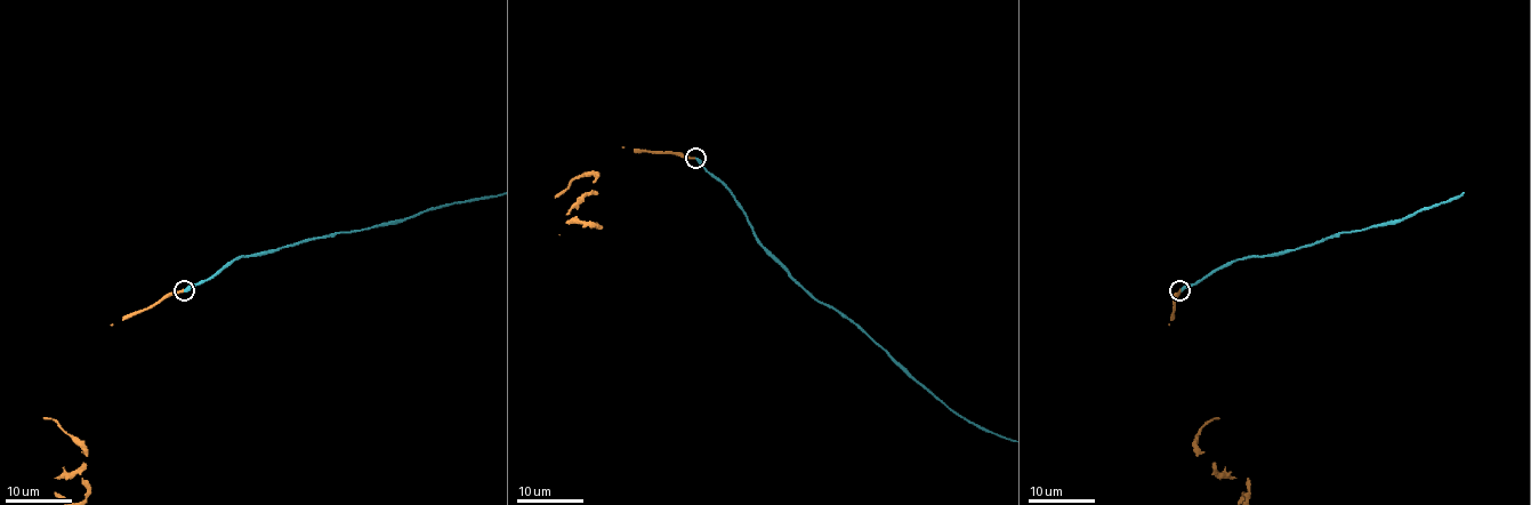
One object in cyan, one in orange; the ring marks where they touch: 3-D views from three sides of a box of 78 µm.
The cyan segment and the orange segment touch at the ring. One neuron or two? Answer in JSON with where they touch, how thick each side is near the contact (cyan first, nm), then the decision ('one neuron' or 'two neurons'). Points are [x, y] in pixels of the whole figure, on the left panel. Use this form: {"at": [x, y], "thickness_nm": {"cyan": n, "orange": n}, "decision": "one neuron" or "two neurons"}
{"at": [184, 290], "thickness_nm": {"cyan": 360, "orange": 200}, "decision": "one neuron"}

